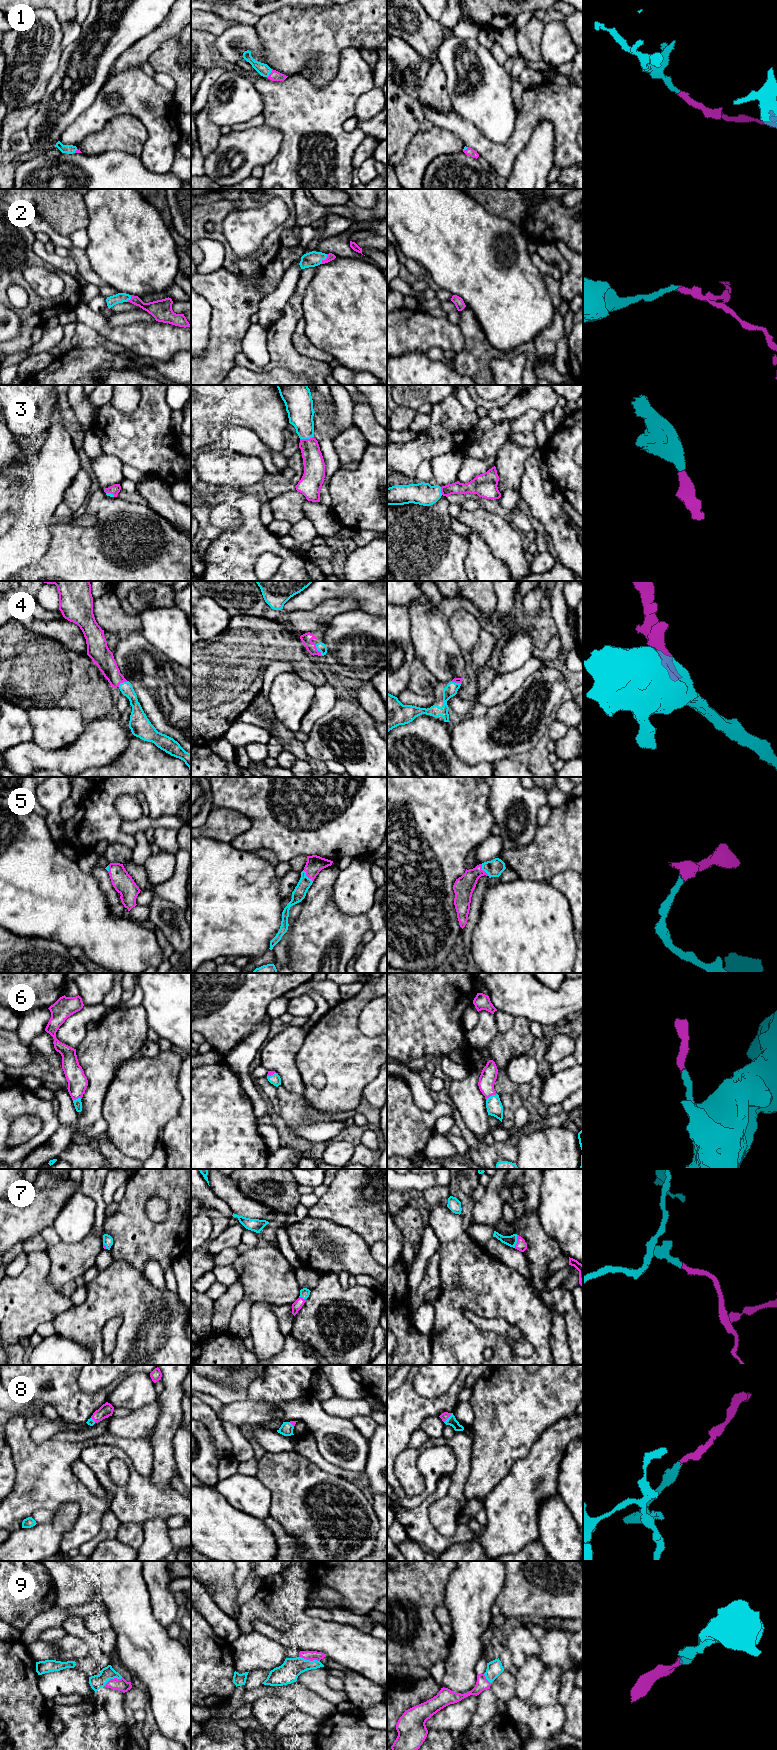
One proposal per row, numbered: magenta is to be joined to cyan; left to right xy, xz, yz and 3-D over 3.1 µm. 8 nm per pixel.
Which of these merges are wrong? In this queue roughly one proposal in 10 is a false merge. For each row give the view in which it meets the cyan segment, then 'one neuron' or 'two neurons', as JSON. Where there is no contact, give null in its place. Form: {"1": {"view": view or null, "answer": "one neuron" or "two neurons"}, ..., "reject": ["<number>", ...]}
{"1": {"view": "xz", "answer": "one neuron"}, "2": {"view": "xz", "answer": "one neuron"}, "3": {"view": "xz", "answer": "one neuron"}, "4": {"view": "xz", "answer": "one neuron"}, "5": {"view": "xz", "answer": "one neuron"}, "6": {"view": "yz", "answer": "one neuron"}, "7": {"view": "yz", "answer": "one neuron"}, "8": {"view": "yz", "answer": "one neuron"}, "9": {"view": "xz", "answer": "one neuron"}, "reject": []}

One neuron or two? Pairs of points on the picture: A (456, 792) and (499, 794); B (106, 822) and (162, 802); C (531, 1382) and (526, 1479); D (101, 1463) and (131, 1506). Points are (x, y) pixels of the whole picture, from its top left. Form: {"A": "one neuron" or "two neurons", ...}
{"A": "two neurons", "B": "one neuron", "C": "two neurons", "D": "one neuron"}

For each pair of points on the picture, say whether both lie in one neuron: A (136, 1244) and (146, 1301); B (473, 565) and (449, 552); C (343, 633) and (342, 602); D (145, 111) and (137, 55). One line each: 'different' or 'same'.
A: different
B: different
C: different
D: different

